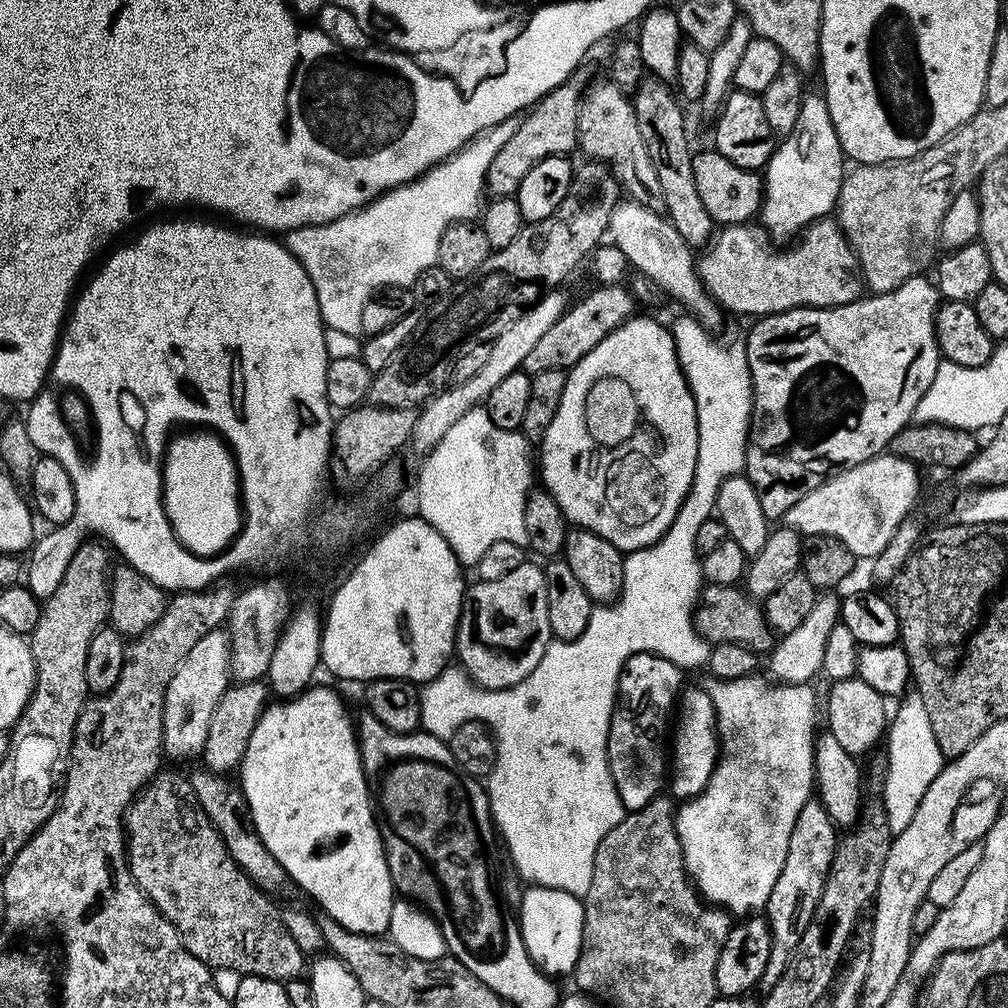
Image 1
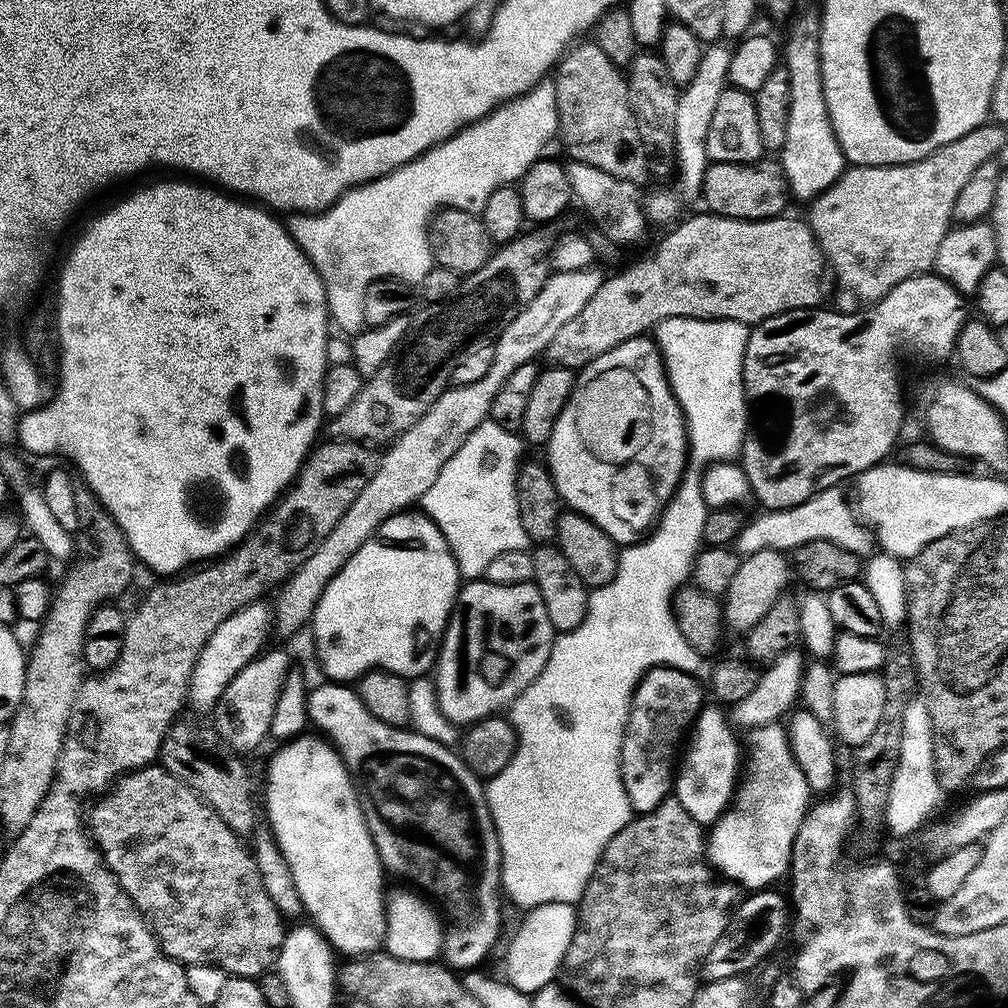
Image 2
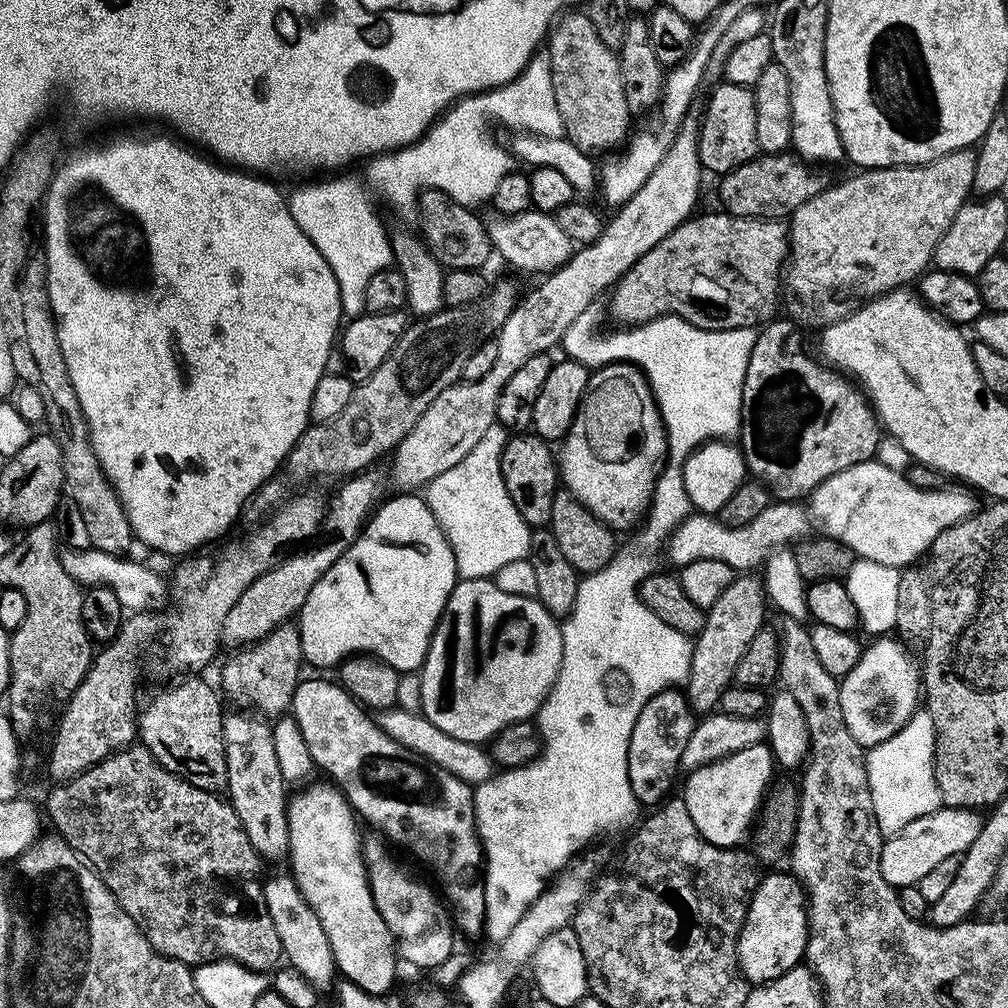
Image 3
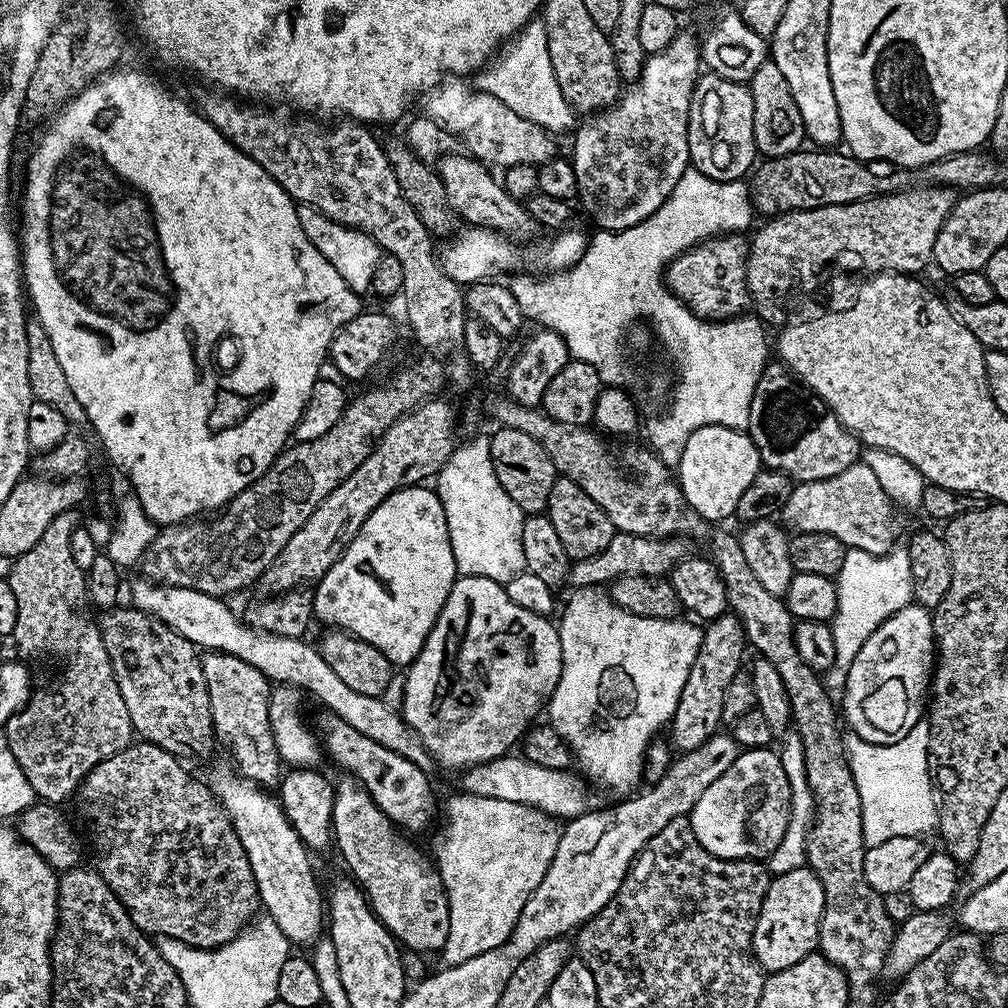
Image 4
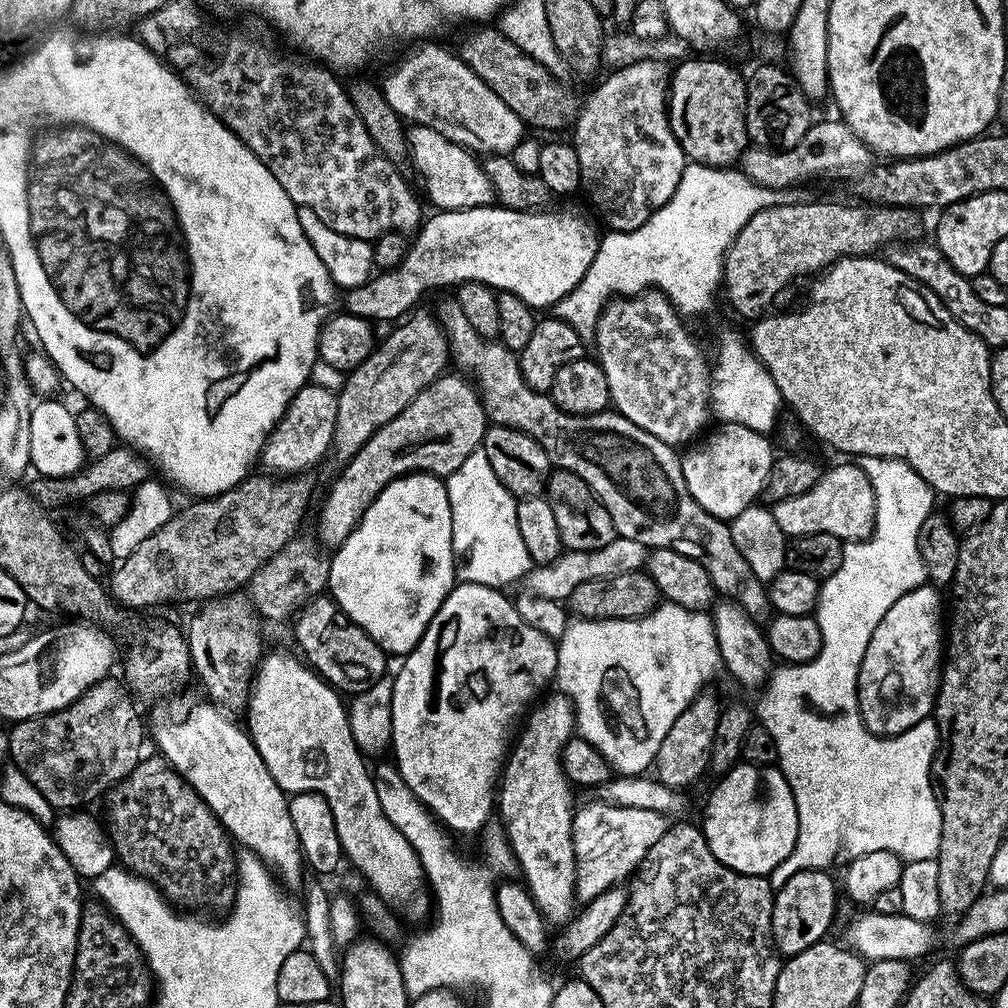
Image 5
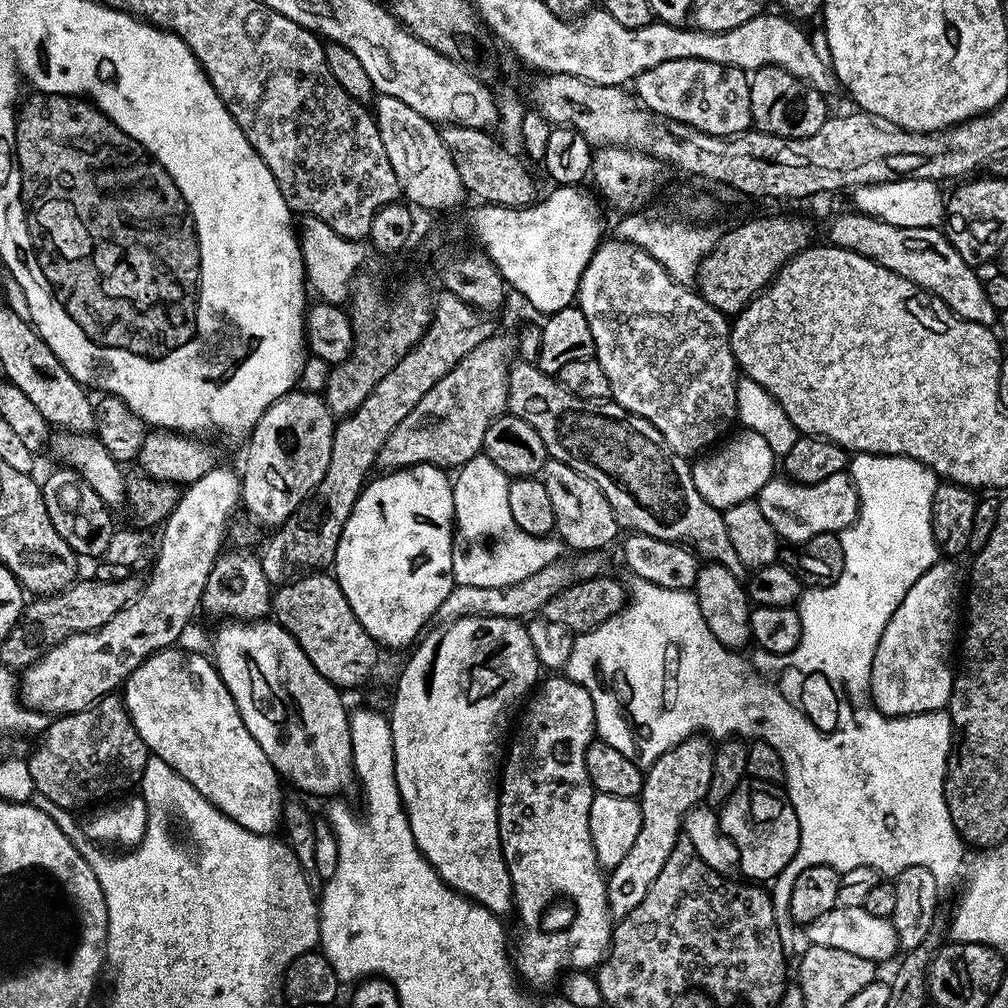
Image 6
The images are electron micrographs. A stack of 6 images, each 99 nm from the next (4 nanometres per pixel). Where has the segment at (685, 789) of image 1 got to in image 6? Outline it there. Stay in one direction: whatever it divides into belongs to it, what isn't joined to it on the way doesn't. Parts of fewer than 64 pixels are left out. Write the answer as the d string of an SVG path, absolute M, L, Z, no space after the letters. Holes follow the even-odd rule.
M751 778L744 781L730 794L730 798L719 809L719 830L740 855L738 868L752 882L775 881L776 876L794 858L800 841L800 823L794 806L788 801L785 789L779 784L758 782Z

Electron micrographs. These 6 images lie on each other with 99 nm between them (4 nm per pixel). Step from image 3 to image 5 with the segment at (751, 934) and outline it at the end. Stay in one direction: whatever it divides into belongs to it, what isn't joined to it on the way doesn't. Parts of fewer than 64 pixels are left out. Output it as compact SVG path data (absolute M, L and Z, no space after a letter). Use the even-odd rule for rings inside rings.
M811 868L790 878L781 888L775 889L772 898L772 942L781 957L787 958L814 946L829 935L832 915L836 912L838 884L828 877L827 871Z

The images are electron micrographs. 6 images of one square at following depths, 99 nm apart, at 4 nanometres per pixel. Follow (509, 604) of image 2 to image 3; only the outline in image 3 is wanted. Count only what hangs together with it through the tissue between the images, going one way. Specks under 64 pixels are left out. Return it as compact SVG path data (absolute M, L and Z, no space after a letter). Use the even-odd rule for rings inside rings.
M488 578L461 579L450 594L444 614L428 647L420 677L420 712L452 738L487 745L506 726L531 721L558 678L562 666L565 633L560 633L557 617L540 605L539 599L506 594Z

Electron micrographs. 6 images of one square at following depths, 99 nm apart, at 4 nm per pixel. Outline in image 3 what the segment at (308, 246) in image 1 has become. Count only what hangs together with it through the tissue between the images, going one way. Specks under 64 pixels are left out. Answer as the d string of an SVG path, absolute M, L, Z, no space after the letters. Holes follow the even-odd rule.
M533 55L520 74L501 88L489 88L487 92L457 100L415 144L375 157L368 168L373 186L392 204L415 205L421 191L429 188L450 194L459 204L486 204L491 201L498 182L514 168L511 151L488 133L488 120L501 120L520 134L546 138L564 136L547 55ZM328 180L325 184L308 184L305 188L294 189L292 193L289 191L286 199L290 214L294 222L298 222L302 234L318 246L318 254L322 254L330 270L334 270L340 301L345 306L363 305L366 282L394 260L389 229L384 229L363 186L356 180Z

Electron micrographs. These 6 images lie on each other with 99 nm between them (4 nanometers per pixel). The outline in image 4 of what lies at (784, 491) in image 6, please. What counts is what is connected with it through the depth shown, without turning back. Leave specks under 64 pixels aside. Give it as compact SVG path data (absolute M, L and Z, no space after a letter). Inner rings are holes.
M857 462L850 466L850 470L842 470L842 474L834 478L815 480L809 484L797 483L786 502L782 520L793 533L834 534L834 538L849 548L860 548L875 556L885 556L898 544L896 535L900 528L896 525L896 512L897 505L888 497L886 490L882 490L882 482L878 482L874 470Z

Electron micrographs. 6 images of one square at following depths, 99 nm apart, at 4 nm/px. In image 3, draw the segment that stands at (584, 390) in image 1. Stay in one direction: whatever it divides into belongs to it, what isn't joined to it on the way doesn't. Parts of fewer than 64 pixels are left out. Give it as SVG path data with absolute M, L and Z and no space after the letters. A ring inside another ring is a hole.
M623 362L606 364L603 368L595 369L588 377L586 394L559 448L558 476L563 487L573 492L609 528L621 530L620 528L630 527L647 510L648 503L651 500L653 503L668 450L664 423L643 372L635 364Z

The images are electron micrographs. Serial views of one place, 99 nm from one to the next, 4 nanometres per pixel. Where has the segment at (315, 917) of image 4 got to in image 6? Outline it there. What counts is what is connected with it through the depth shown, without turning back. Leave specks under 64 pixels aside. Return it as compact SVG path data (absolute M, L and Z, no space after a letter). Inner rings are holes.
M180 646L163 648L145 658L129 674L122 685L122 699L134 722L134 730L138 730L142 742L155 759L166 762L166 766L182 774L182 778L186 778L186 782L190 782L202 798L238 822L238 826L246 826L246 830L251 832L275 833L275 828L281 827L281 812L286 803L286 796L280 793L282 777L270 758L262 754L262 746L254 742L254 734L246 730L246 722L242 722L230 690L216 673L215 663L207 655L204 656L183 652Z

